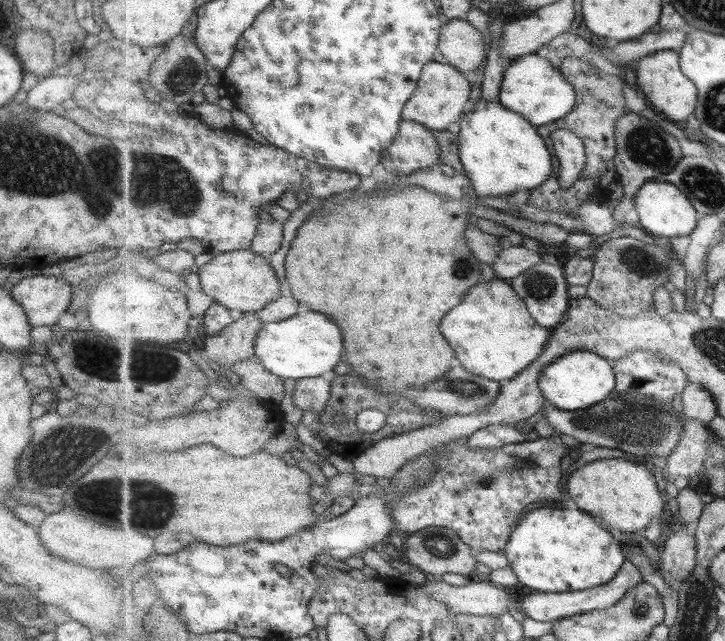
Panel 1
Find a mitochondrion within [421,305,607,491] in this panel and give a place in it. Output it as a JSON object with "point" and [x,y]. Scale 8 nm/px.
{"point":[466,387]}

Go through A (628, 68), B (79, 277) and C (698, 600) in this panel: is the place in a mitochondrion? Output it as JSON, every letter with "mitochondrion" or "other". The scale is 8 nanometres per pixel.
{"A":"other","B":"other","C":"mitochondrion"}

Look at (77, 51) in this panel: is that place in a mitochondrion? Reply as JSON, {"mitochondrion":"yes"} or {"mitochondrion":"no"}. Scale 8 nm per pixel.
{"mitochondrion":"no"}

